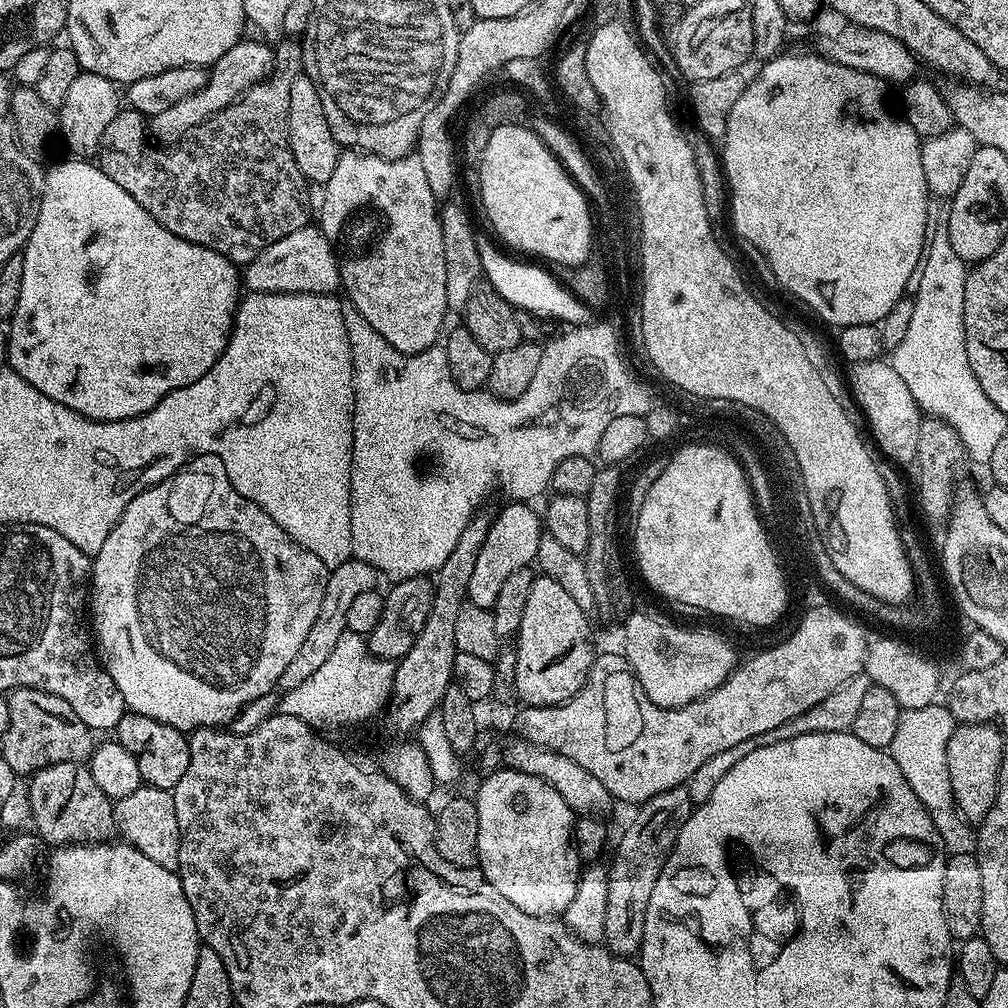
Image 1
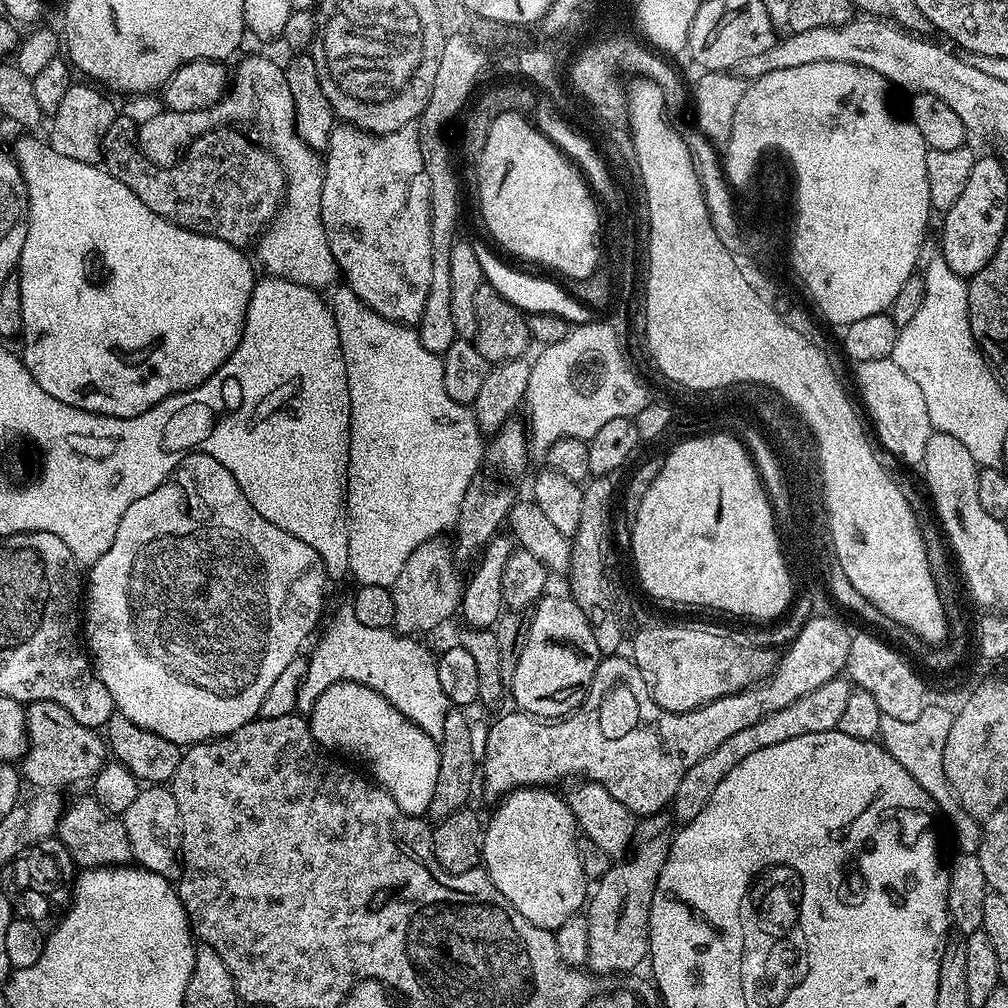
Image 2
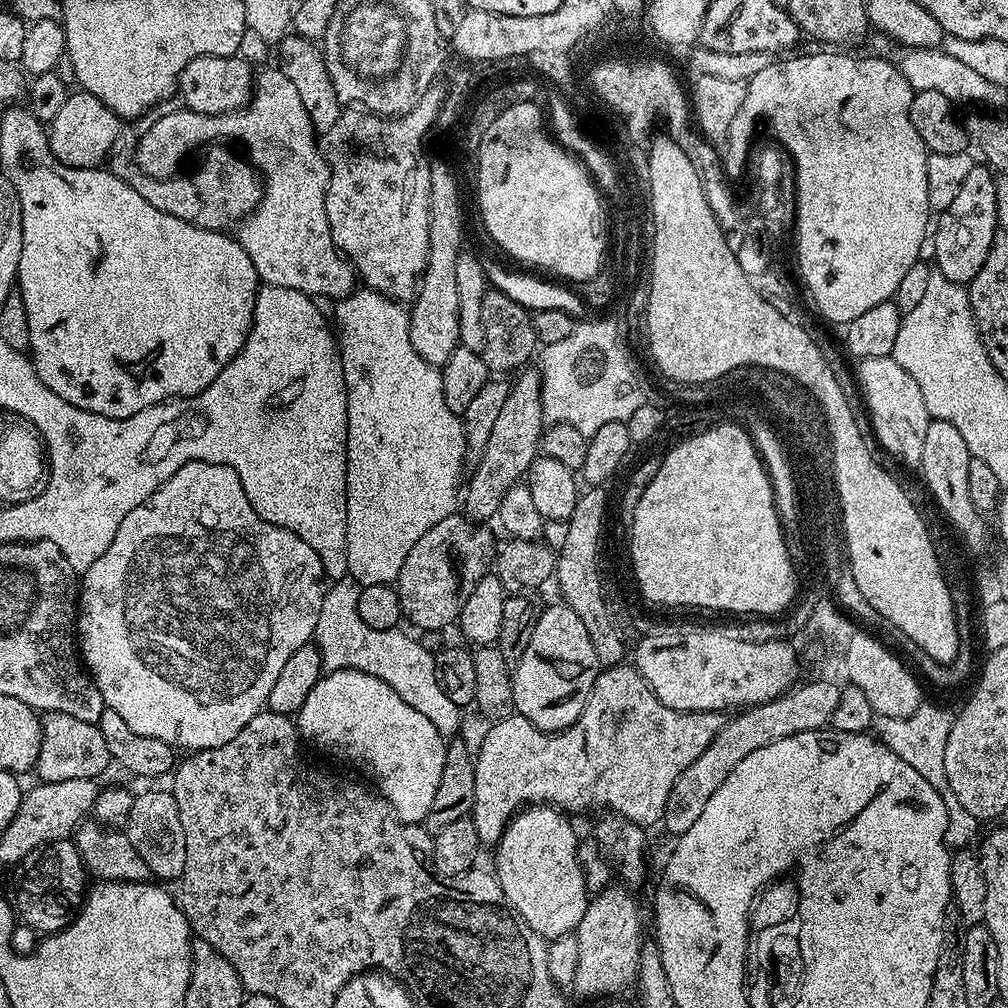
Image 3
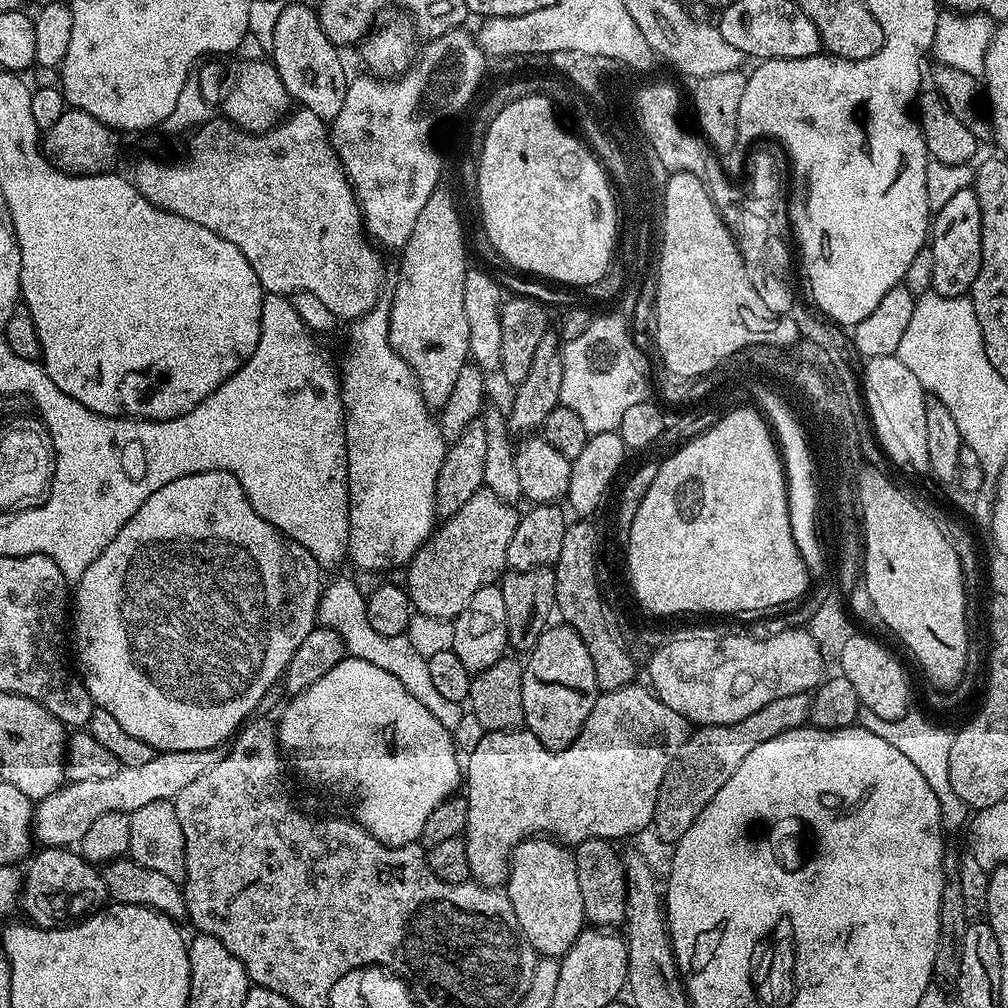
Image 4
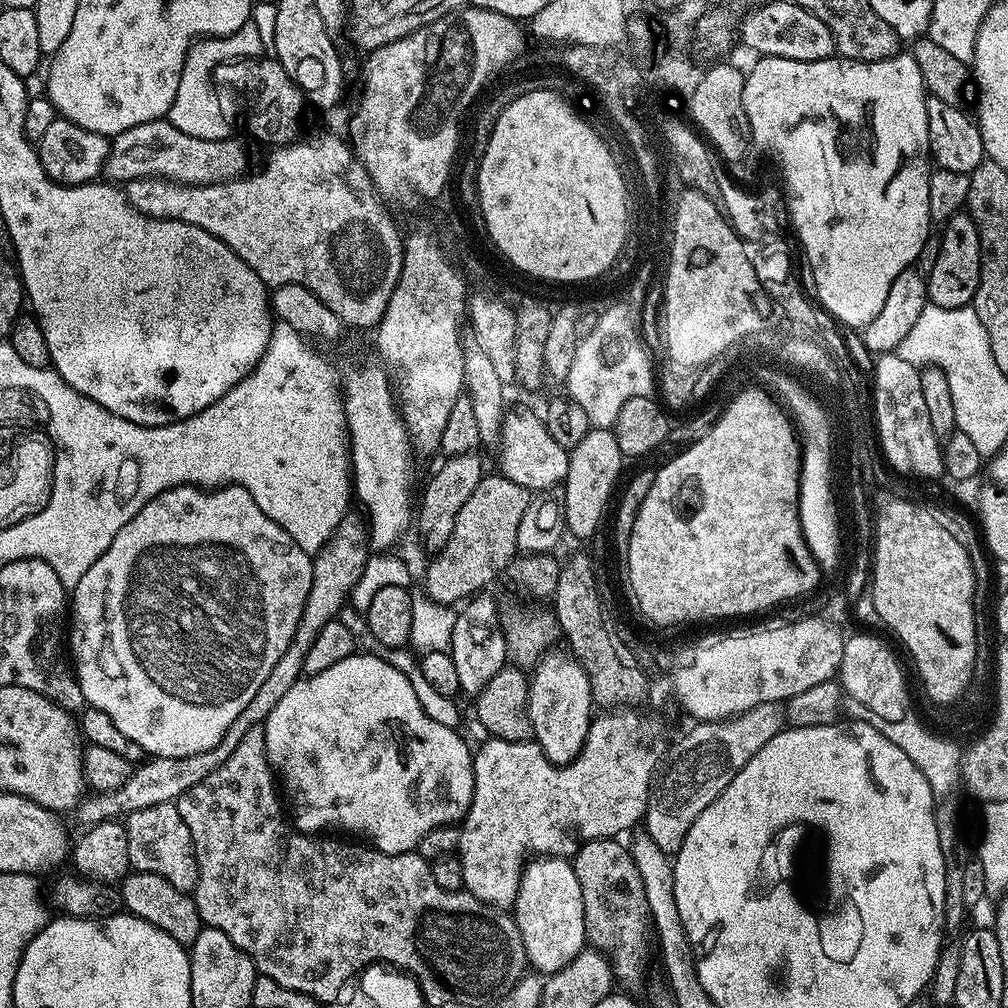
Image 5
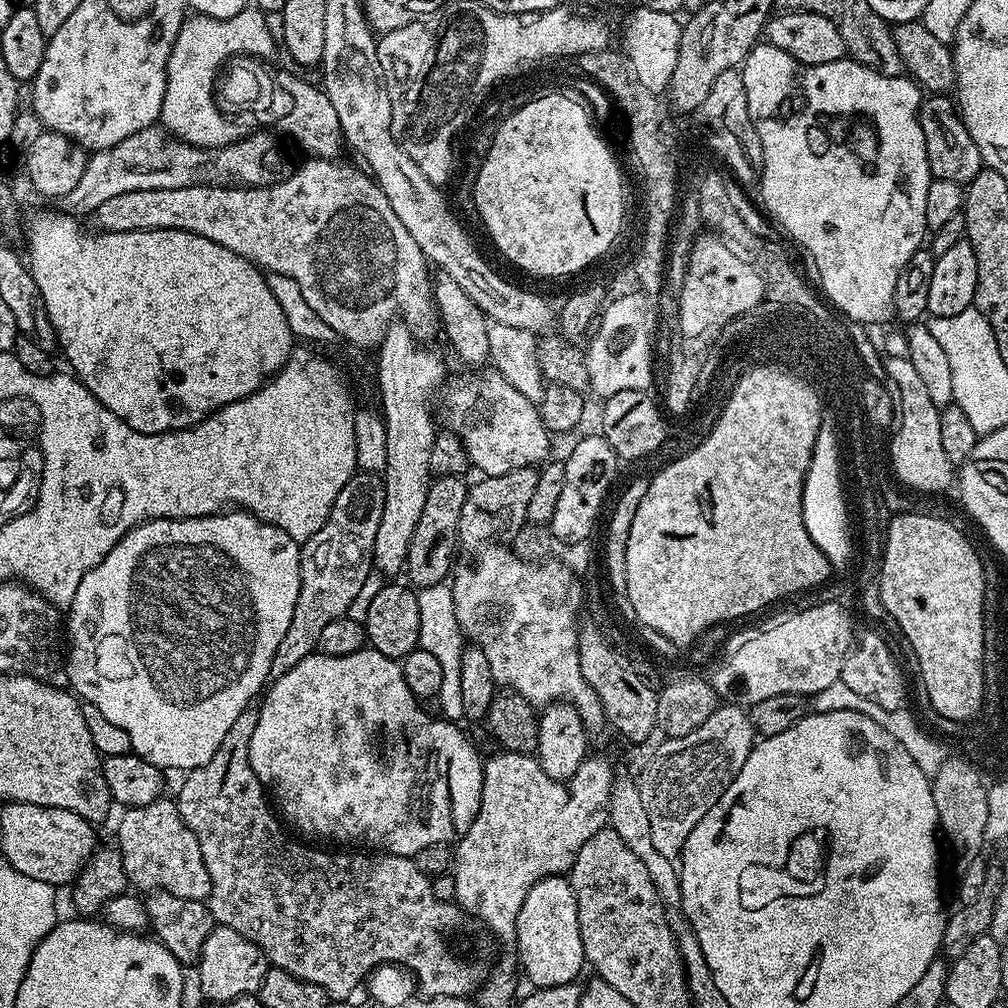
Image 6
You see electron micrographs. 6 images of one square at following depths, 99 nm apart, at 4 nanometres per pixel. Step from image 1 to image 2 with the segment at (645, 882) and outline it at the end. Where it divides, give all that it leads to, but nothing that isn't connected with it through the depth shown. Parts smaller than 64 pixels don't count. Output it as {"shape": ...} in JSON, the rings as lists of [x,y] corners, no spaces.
{"shape":[[[671,811],[656,812],[653,816],[643,817],[637,823],[632,839],[632,847],[623,858],[617,859],[606,874],[595,881],[590,899],[586,904],[586,915],[590,926],[590,954],[587,967],[600,974],[632,974],[640,963],[649,959],[648,923],[650,922],[650,906],[654,898],[654,890],[658,882],[658,874],[662,874],[662,866],[666,866],[666,858],[670,854],[672,837],[678,831]]]}

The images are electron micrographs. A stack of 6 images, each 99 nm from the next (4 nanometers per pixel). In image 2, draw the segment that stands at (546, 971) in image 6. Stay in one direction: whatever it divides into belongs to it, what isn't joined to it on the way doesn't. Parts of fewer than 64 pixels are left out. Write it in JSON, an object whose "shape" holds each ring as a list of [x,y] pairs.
{"shape":[[[544,786],[517,788],[499,801],[496,813],[486,820],[484,830],[483,867],[492,879],[492,885],[534,926],[555,930],[566,918],[577,915],[586,904],[586,877],[582,870],[580,852],[576,848],[578,829],[574,814],[563,795],[555,796]]]}

